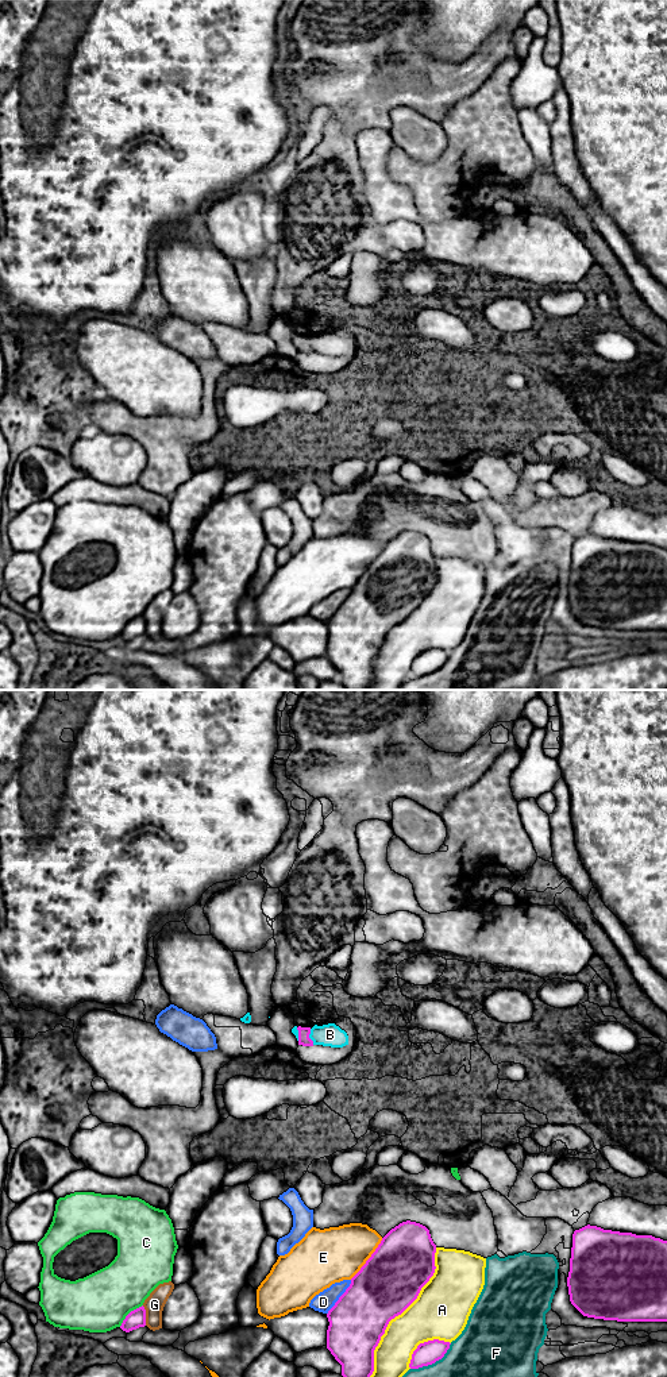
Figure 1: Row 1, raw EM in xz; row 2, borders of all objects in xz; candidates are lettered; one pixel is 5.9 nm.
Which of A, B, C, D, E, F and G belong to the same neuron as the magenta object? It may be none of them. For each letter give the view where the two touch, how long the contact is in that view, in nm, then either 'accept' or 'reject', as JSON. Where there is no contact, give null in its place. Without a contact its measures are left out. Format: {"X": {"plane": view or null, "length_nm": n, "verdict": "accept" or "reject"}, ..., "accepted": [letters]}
{"A": {"plane": "xz", "length_nm": 850, "verdict": "reject"}, "B": {"plane": "xz", "length_nm": 100, "verdict": "reject"}, "C": {"plane": "xz", "length_nm": 190, "verdict": "reject"}, "D": {"plane": "xz", "length_nm": 260, "verdict": "reject"}, "E": {"plane": "xz", "length_nm": 320, "verdict": "reject"}, "F": {"plane": "xz", "length_nm": 300, "verdict": "reject"}, "G": {"plane": "xz", "length_nm": 120, "verdict": "reject"}, "accepted": []}

